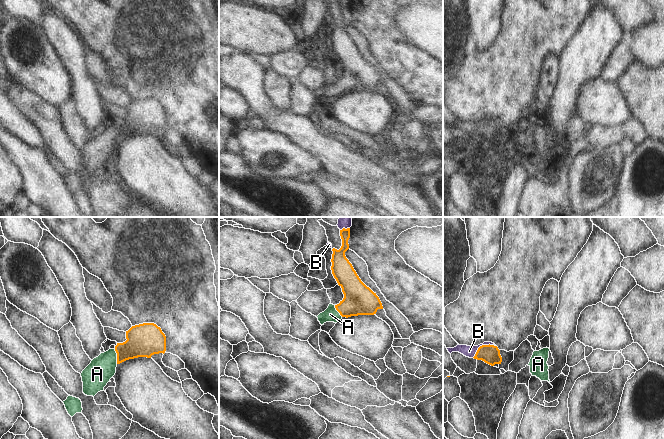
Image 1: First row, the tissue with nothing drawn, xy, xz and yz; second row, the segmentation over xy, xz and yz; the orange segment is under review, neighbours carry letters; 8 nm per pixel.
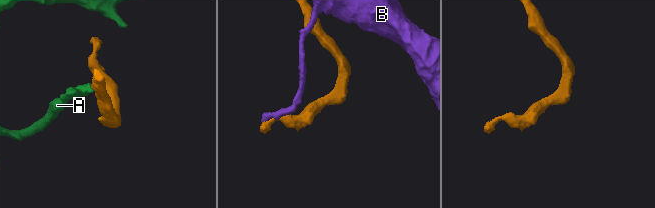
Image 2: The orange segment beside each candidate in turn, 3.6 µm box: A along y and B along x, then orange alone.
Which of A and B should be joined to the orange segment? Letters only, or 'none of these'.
A

